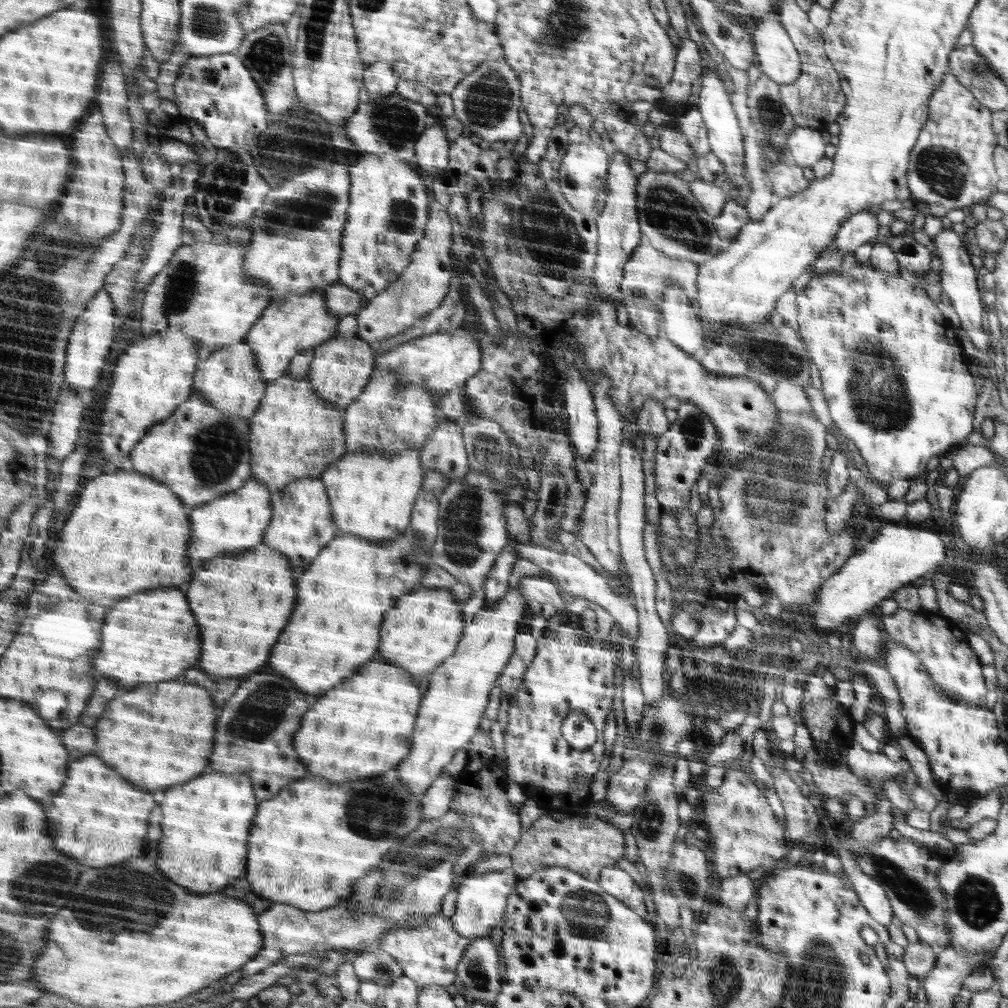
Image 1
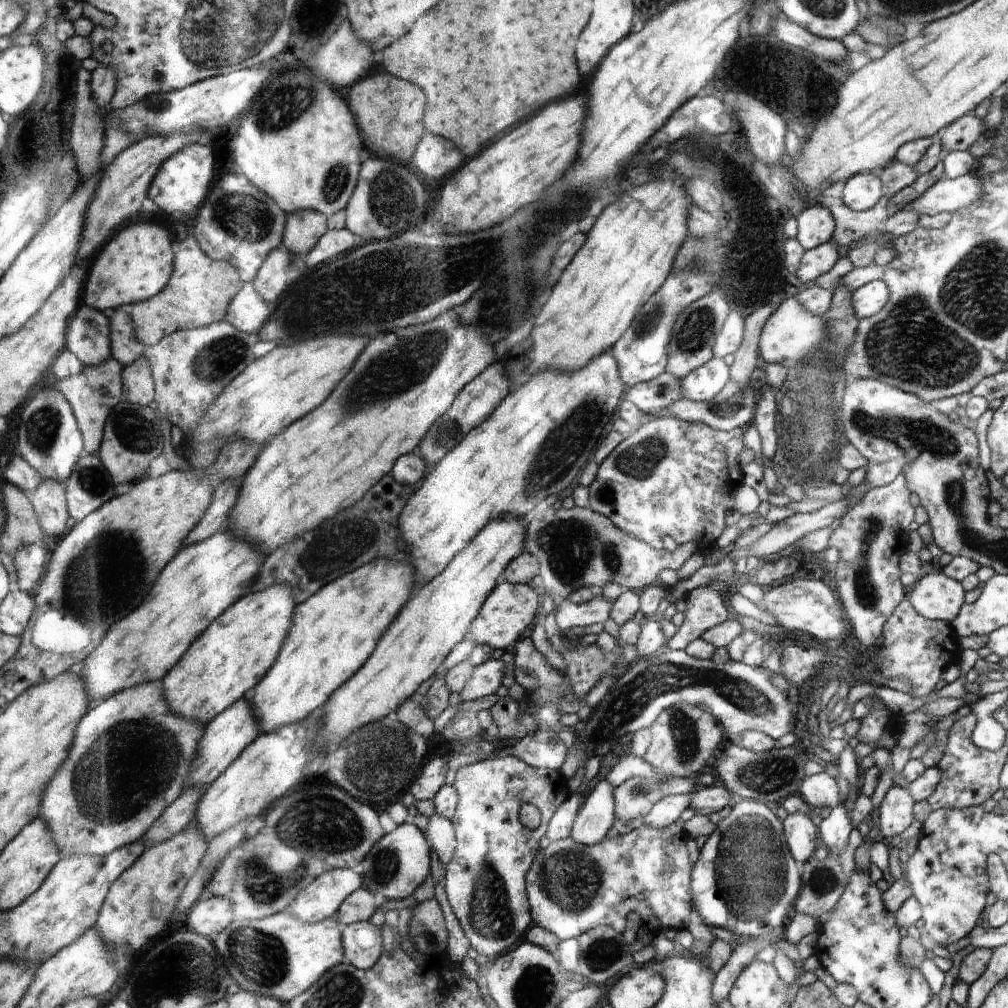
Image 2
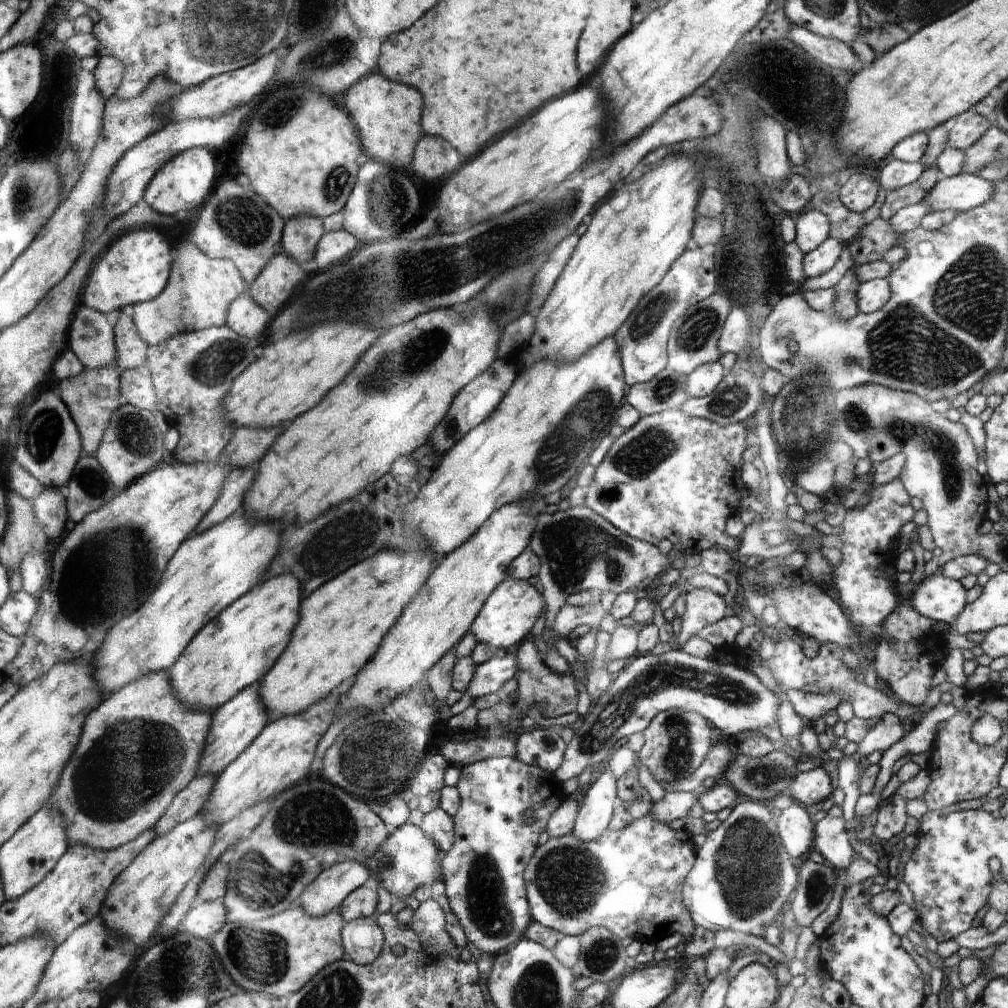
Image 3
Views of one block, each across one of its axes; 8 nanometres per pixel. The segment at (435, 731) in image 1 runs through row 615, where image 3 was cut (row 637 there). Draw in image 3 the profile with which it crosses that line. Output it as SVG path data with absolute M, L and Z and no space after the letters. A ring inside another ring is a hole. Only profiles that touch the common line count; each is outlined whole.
M504 578L476 617L476 622L471 628L472 636L477 642L486 642L486 644L513 651L516 644L528 639L534 622L542 616L547 606L544 604L544 599L534 586L528 584L528 581Z

